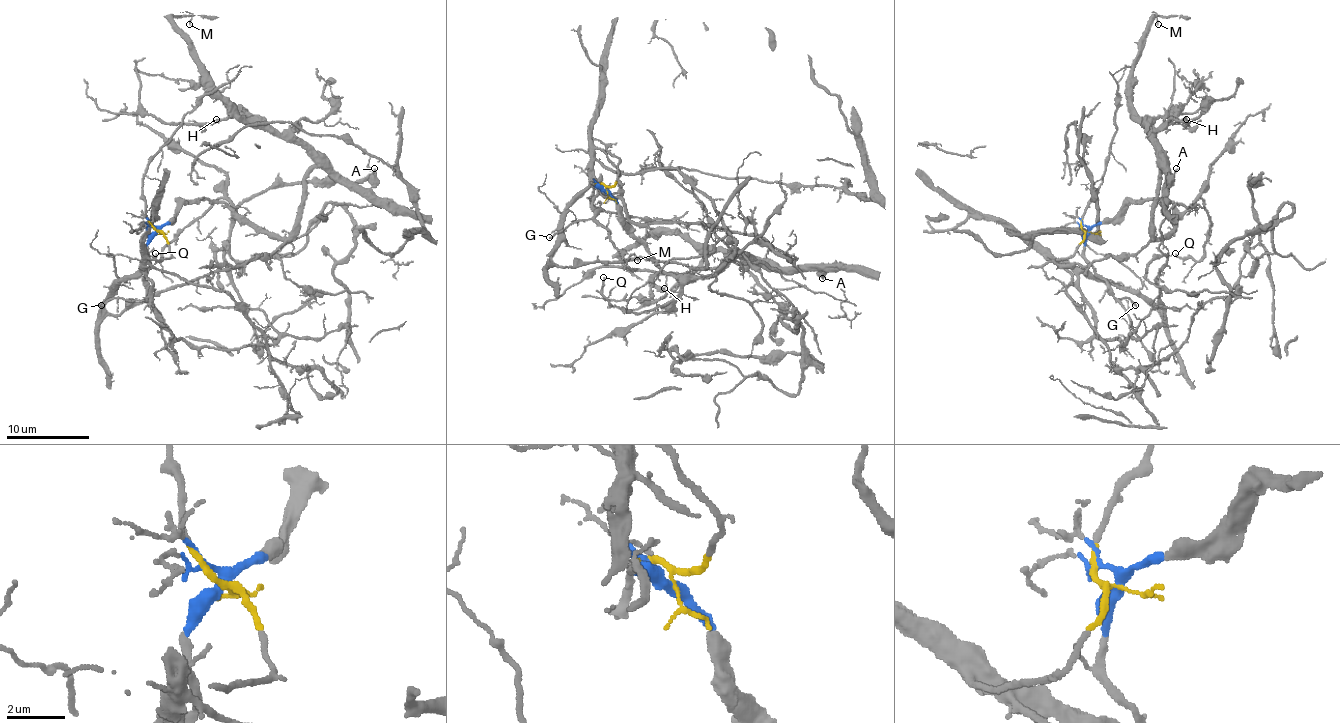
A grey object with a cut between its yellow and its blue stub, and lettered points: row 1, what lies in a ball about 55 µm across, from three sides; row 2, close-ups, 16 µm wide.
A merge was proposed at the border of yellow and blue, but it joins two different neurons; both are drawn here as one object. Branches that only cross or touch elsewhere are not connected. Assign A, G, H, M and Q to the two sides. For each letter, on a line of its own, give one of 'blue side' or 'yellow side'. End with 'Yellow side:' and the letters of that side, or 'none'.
A: blue side
G: blue side
H: blue side
M: blue side
Q: blue side
Yellow side: none

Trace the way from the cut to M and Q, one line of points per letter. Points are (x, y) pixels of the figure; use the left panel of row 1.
M: (158, 230), (183, 203), (214, 199), (286, 236), (313, 164), (218, 91), (172, 15), (187, 10), (189, 25)
Q: (158, 230), (183, 203), (214, 199), (232, 212), (232, 205), (216, 199), (158, 261), (156, 253)

